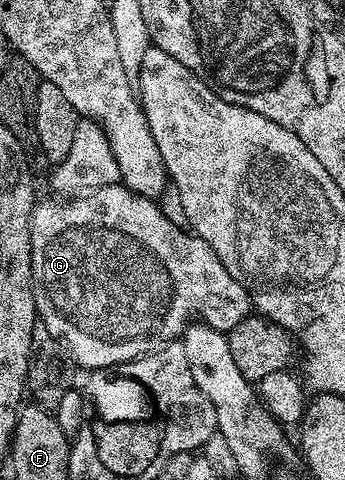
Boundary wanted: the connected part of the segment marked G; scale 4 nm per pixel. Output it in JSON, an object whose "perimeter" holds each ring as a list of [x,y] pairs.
{"perimeter":[[[117,184],[89,190],[79,196],[69,197],[67,200],[56,201],[60,202],[40,200],[32,207],[30,248],[32,249],[34,304],[36,305],[37,319],[44,322],[54,337],[64,343],[77,367],[85,366],[85,371],[91,372],[141,358],[144,354],[151,354],[152,351],[159,350],[169,342],[177,341],[195,318],[205,322],[210,328],[227,332],[238,325],[243,318],[249,317],[253,313],[252,298],[242,283],[234,276],[230,276],[230,272],[226,272],[226,268],[222,264],[222,260],[218,260],[214,248],[191,232],[183,234],[184,230],[179,225],[172,223],[153,199],[144,198],[128,189],[127,186]]]}

